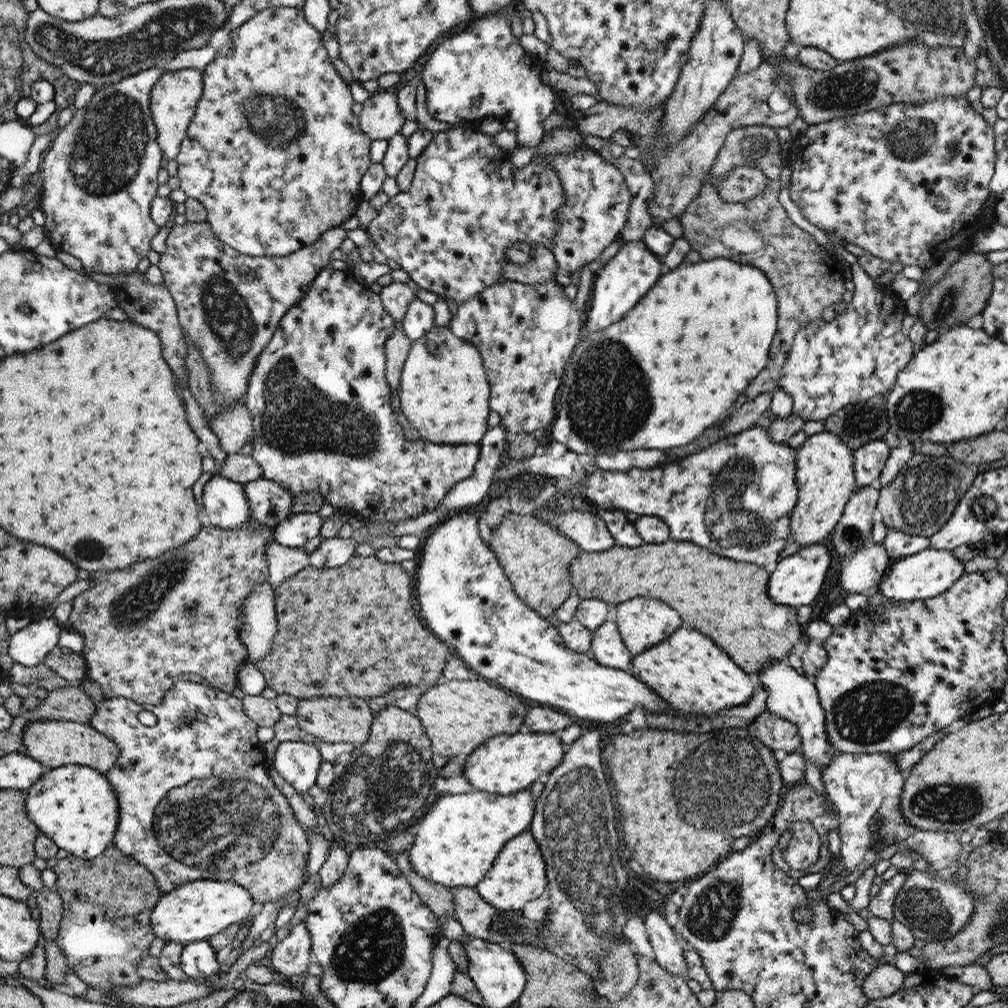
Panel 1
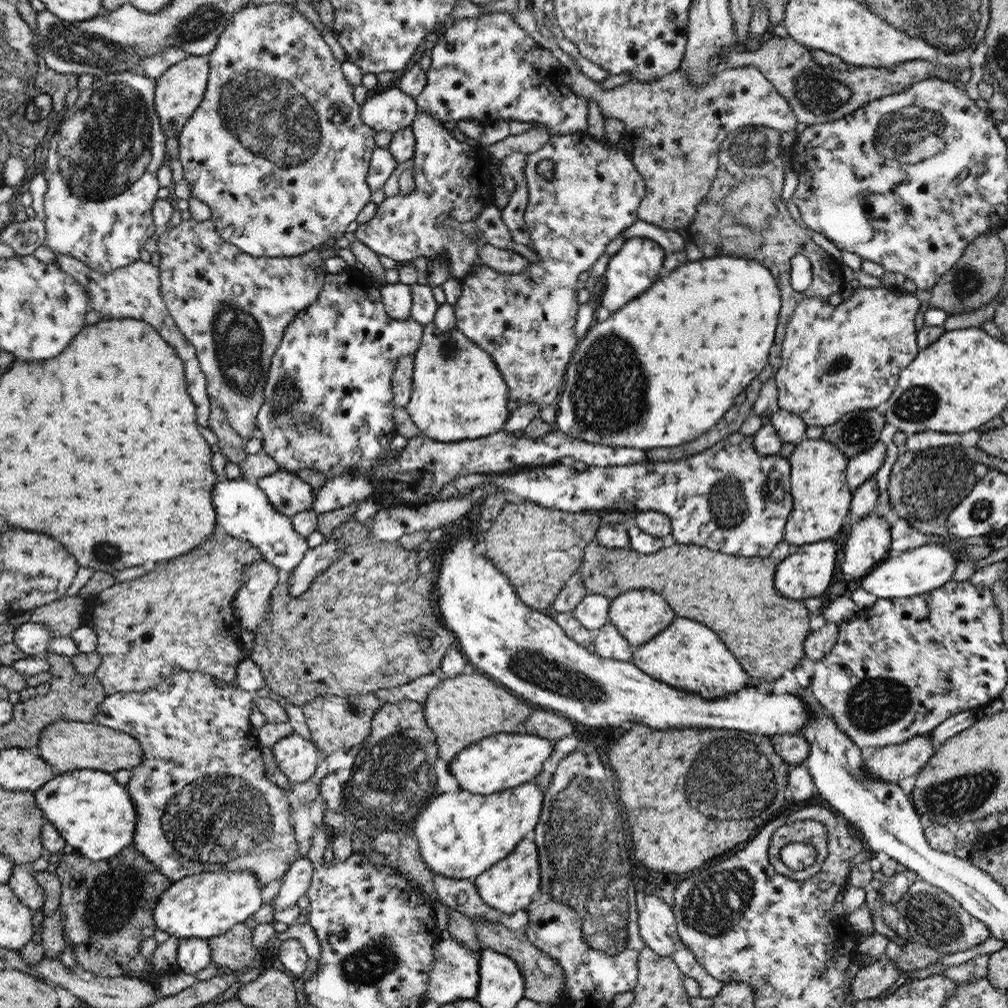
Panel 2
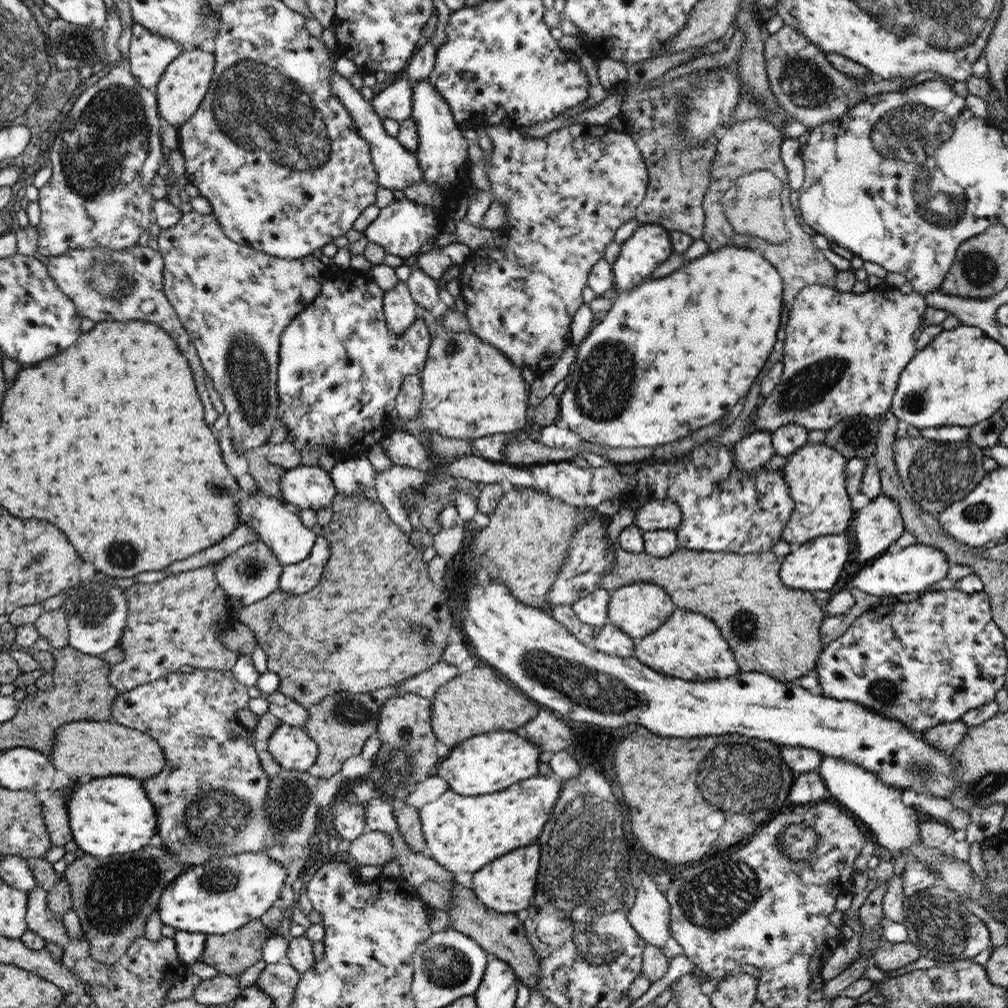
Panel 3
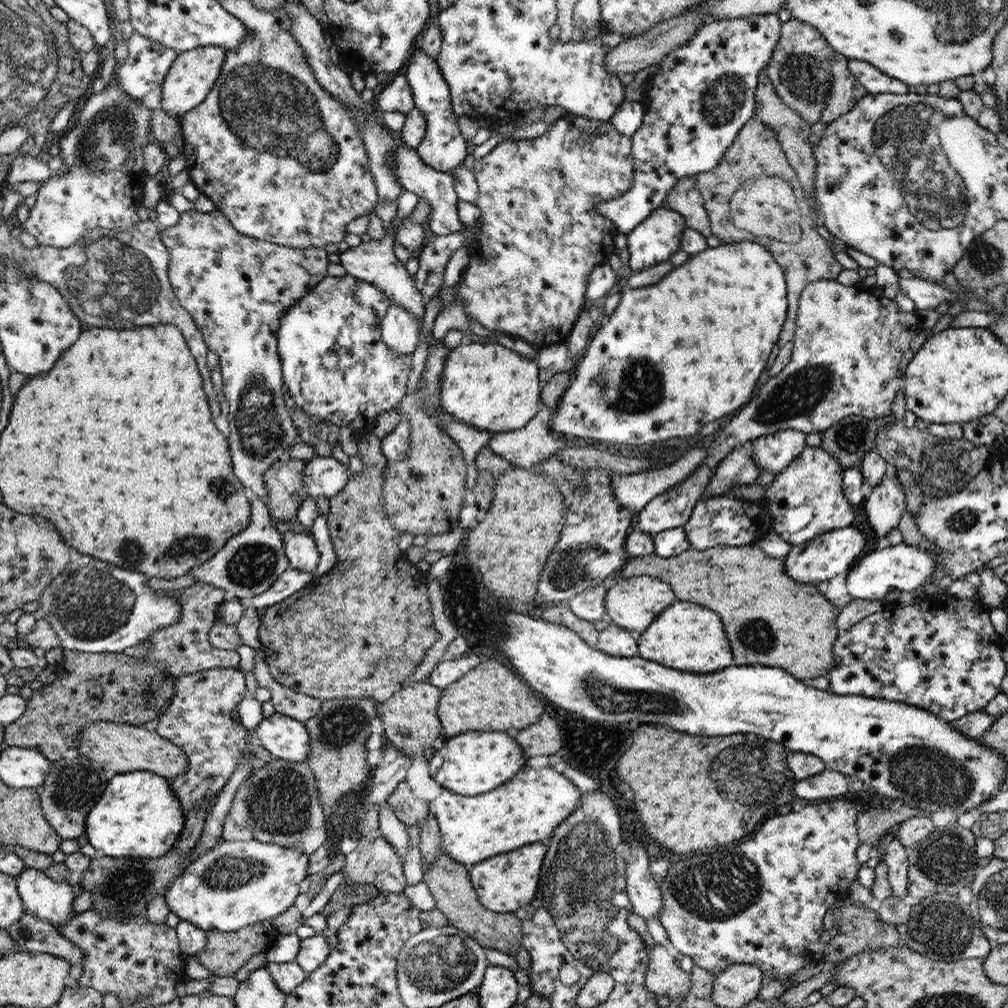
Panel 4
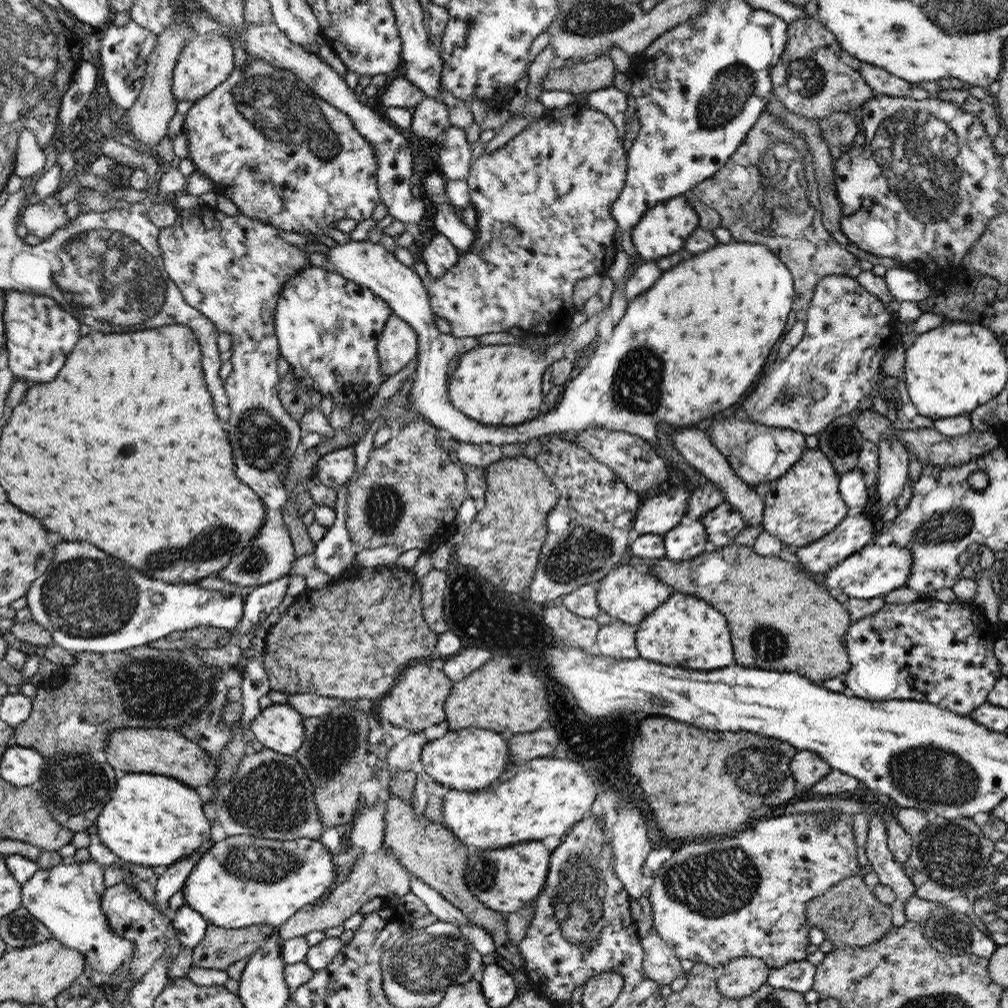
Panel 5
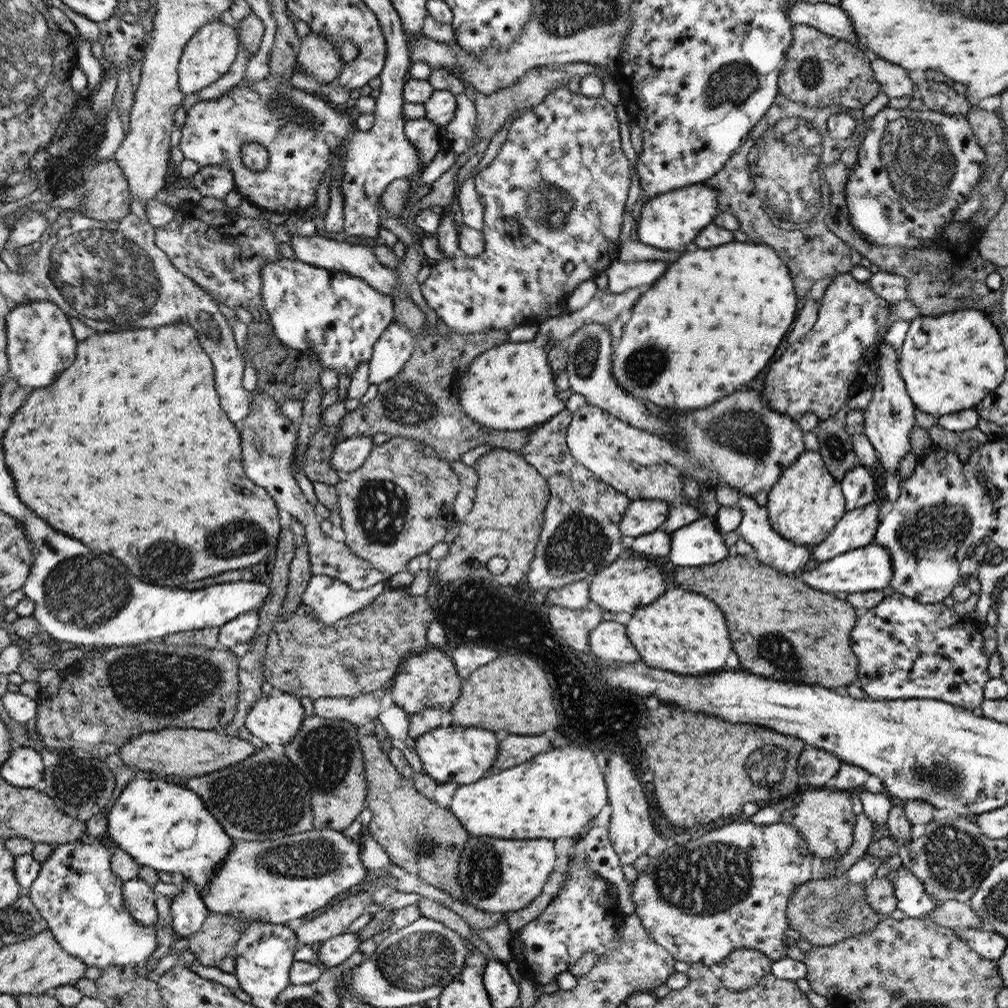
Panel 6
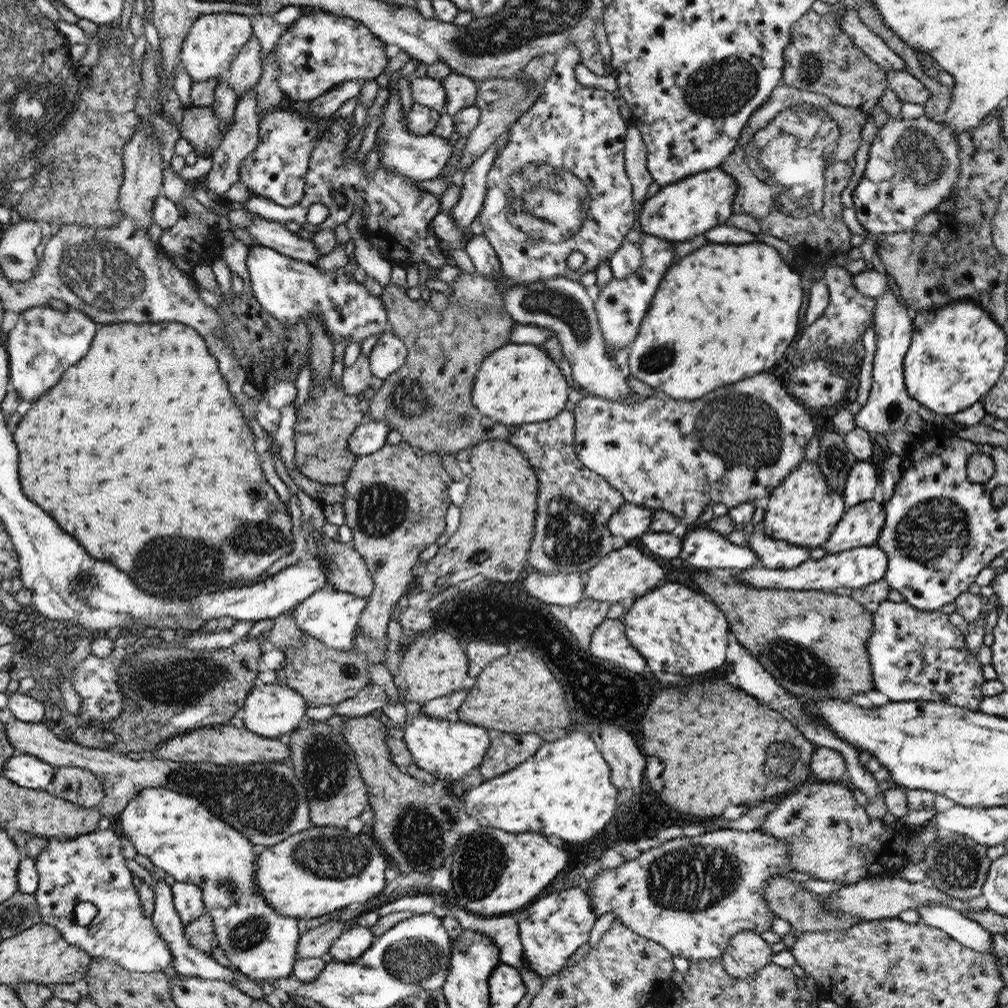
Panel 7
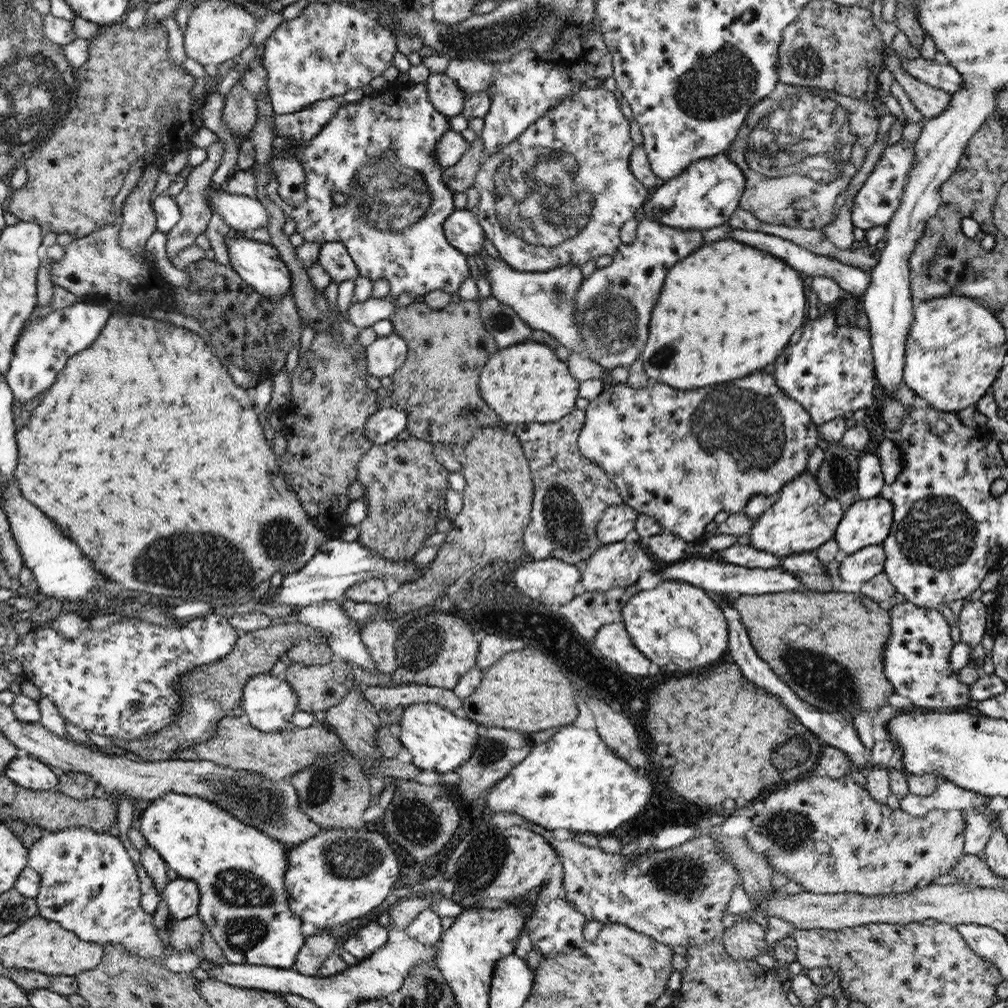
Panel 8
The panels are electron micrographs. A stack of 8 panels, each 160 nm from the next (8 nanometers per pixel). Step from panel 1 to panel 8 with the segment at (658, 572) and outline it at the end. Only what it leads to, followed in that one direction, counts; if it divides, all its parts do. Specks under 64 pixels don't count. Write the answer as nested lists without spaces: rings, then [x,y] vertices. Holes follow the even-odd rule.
[[[840,591],[778,592],[762,596],[740,595],[732,599],[734,612],[740,612],[740,622],[748,630],[758,656],[808,704],[823,711],[849,712],[874,710],[887,705],[886,699],[895,693],[883,673],[883,648],[891,633],[887,604],[876,602],[860,593]]]

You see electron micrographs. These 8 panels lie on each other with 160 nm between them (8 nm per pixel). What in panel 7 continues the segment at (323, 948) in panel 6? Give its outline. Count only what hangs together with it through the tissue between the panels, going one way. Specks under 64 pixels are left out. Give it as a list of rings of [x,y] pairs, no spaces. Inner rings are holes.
[[[358,925],[344,931],[333,942],[329,954],[336,962],[355,961],[372,946],[374,939],[371,927]]]

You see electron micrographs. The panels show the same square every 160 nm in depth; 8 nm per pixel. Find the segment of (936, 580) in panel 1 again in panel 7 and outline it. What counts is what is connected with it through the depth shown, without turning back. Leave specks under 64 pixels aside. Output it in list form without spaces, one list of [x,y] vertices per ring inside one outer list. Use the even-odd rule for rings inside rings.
[[[877,545],[870,547],[858,547],[852,550],[842,551],[836,554],[827,554],[820,560],[808,559],[800,566],[791,569],[774,569],[764,566],[754,566],[734,573],[741,583],[758,587],[759,589],[780,589],[780,590],[817,590],[824,588],[852,588],[858,589],[878,582],[884,578],[887,571],[888,557],[886,553]]]

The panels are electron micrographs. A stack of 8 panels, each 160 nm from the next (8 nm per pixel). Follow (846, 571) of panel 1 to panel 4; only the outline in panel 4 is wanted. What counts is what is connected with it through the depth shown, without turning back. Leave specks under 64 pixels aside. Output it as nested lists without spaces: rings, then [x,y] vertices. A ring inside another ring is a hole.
[[[889,467],[882,482],[874,486],[863,504],[868,524],[880,540],[897,528],[907,506],[904,489],[897,479],[897,470],[897,467]]]

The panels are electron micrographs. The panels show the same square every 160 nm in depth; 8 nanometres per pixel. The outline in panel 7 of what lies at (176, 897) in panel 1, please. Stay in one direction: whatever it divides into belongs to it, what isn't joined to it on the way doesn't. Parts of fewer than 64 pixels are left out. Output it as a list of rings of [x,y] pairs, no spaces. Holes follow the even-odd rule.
[[[313,827],[272,846],[258,848],[256,885],[278,913],[300,919],[318,918],[350,904],[377,898],[386,886],[386,858],[364,831],[350,834],[338,828]]]

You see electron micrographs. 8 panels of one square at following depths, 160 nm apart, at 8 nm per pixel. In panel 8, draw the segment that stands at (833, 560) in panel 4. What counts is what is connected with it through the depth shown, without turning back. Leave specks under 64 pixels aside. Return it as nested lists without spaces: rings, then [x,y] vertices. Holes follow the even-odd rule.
[[[882,496],[858,500],[838,523],[833,540],[841,552],[852,554],[866,546],[882,545],[893,523],[893,504]]]

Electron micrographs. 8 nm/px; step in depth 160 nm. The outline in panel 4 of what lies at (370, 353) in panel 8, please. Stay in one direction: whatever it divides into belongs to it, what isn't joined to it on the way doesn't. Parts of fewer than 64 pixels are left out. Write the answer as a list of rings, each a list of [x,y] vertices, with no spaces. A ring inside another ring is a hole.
[[[391,304],[382,320],[382,338],[396,354],[410,355],[419,341],[419,326],[408,309]]]

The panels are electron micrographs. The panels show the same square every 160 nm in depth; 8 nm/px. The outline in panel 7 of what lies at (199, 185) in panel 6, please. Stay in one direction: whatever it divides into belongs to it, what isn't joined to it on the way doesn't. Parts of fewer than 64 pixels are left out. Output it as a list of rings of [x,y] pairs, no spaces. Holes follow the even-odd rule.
[[[255,86],[252,87],[247,93],[241,96],[237,101],[235,108],[235,115],[229,132],[225,135],[221,146],[211,154],[212,168],[201,179],[201,186],[212,190],[221,198],[224,197],[225,192],[239,180],[239,168],[242,161],[257,147],[259,143],[259,115],[257,108],[257,94]]]

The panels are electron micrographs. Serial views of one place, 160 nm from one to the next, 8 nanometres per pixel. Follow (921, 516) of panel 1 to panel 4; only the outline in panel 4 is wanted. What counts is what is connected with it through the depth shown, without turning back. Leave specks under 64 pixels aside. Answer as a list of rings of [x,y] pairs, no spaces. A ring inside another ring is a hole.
[[[892,421],[890,425],[881,425],[875,438],[875,451],[889,464],[889,467],[906,469],[913,474],[916,486],[924,498],[946,498],[966,488],[988,463],[990,450],[994,446],[974,444],[964,438],[950,439],[934,436],[928,430],[916,427],[908,429],[905,421]]]

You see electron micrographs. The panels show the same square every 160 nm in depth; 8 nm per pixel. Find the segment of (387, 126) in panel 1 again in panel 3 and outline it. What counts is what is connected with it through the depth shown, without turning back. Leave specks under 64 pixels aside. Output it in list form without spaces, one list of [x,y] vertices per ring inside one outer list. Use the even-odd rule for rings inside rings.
[[[398,78],[370,101],[380,118],[392,118],[396,122],[407,120],[414,112],[412,83]]]

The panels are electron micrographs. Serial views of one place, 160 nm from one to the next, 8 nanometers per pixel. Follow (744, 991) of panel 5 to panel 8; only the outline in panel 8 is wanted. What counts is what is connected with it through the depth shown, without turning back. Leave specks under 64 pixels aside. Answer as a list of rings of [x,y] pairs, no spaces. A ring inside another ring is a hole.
[[[740,921],[725,929],[721,938],[726,952],[736,959],[752,959],[766,953],[768,943],[764,939],[764,927],[760,921]]]

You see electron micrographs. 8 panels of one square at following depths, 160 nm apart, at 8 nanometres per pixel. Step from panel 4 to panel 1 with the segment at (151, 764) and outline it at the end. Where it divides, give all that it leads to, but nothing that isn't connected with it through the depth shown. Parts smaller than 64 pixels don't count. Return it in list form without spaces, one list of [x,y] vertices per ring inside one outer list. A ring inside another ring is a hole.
[[[37,720],[23,728],[23,740],[24,754],[39,760],[48,769],[56,769],[64,765],[82,765],[105,774],[116,765],[116,760],[120,758],[120,747],[107,735],[100,734],[100,731],[89,723]]]

